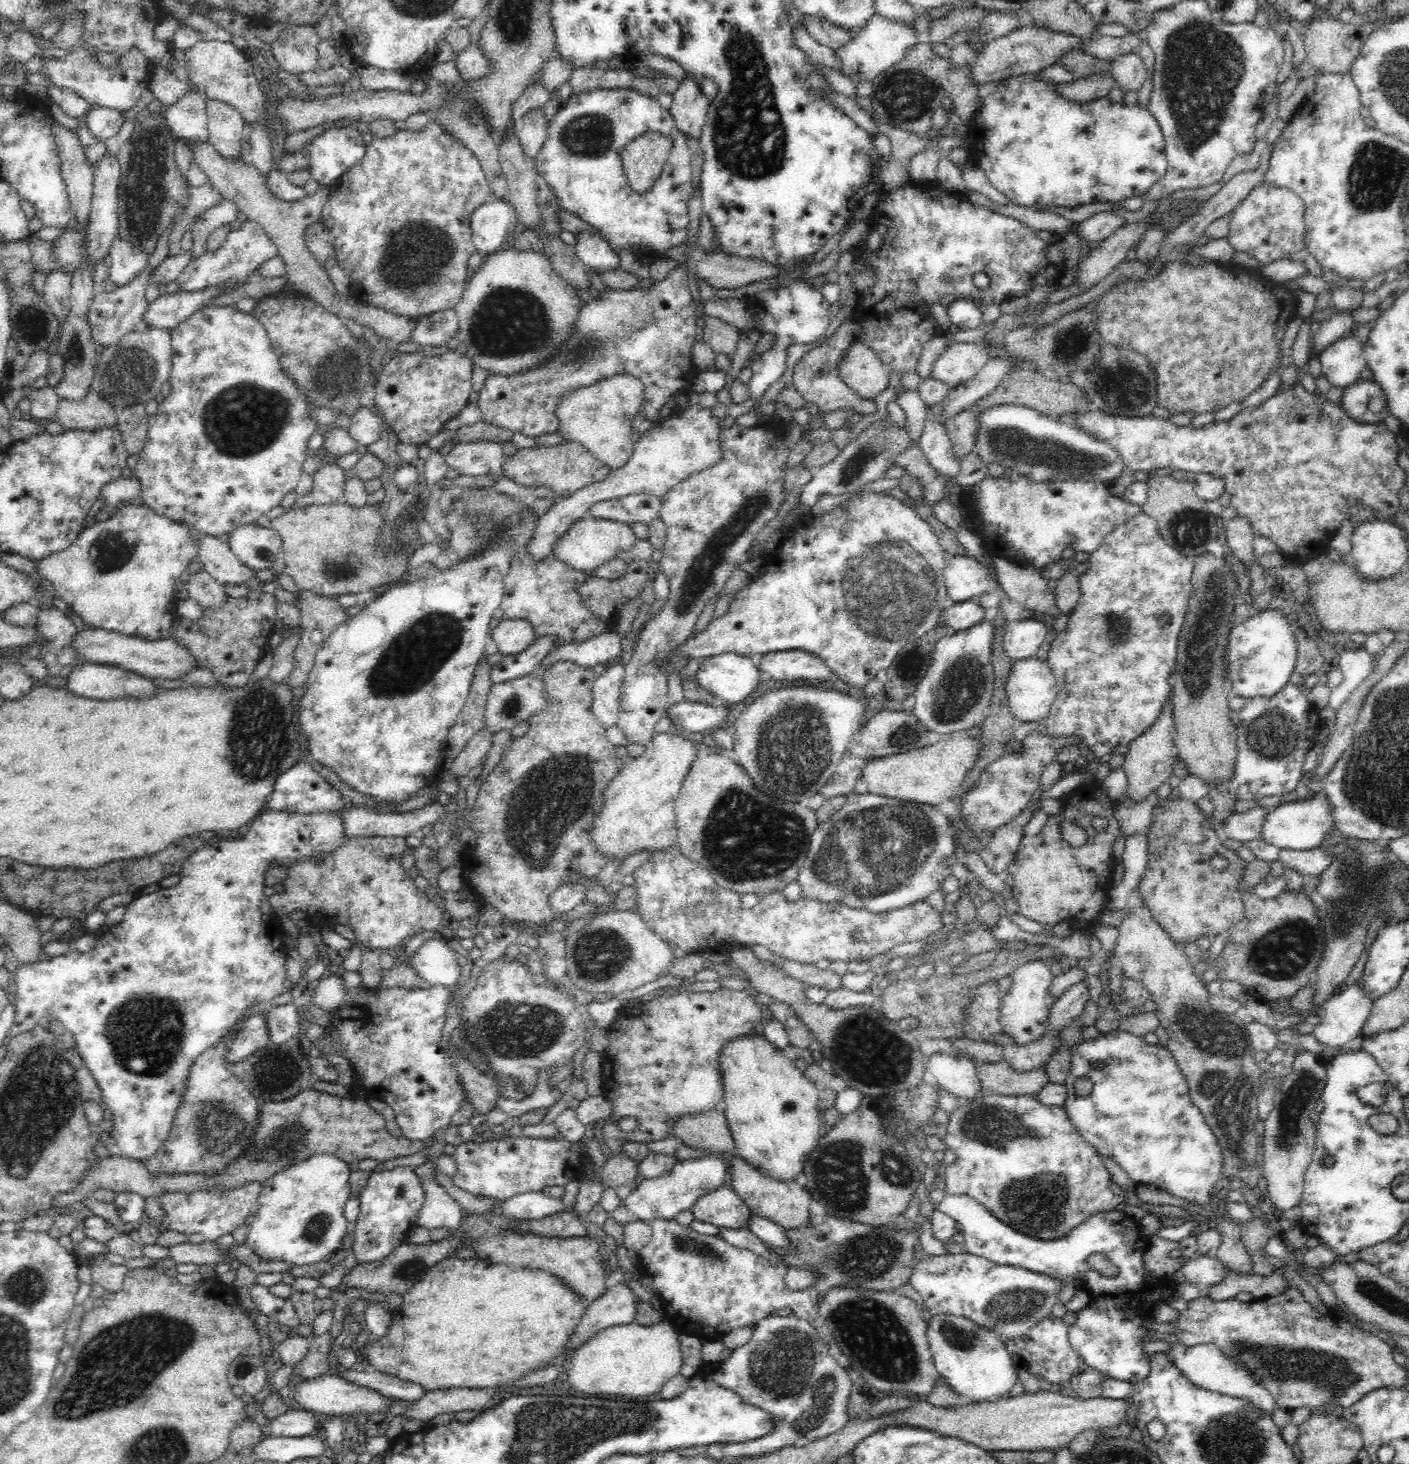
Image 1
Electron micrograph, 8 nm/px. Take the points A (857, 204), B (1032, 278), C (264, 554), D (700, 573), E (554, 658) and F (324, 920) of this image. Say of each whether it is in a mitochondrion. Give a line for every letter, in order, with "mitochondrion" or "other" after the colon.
A: other
B: other
C: other
D: mitochondrion
E: other
F: other

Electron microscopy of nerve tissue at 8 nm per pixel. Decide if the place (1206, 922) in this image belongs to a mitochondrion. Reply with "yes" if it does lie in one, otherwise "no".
no

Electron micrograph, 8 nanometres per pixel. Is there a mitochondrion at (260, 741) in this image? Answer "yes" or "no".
yes

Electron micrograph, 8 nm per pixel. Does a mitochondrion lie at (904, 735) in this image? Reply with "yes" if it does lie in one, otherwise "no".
yes

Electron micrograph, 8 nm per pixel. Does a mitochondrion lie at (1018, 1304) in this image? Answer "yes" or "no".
yes

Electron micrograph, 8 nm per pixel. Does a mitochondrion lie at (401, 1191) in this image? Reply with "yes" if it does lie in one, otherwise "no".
yes

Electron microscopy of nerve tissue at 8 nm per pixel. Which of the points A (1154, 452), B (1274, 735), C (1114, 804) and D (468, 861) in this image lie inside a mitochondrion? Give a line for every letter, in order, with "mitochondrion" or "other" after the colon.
A: other
B: mitochondrion
C: other
D: other

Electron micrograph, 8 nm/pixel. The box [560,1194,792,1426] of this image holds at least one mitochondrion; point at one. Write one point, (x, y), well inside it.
(685, 1243)

